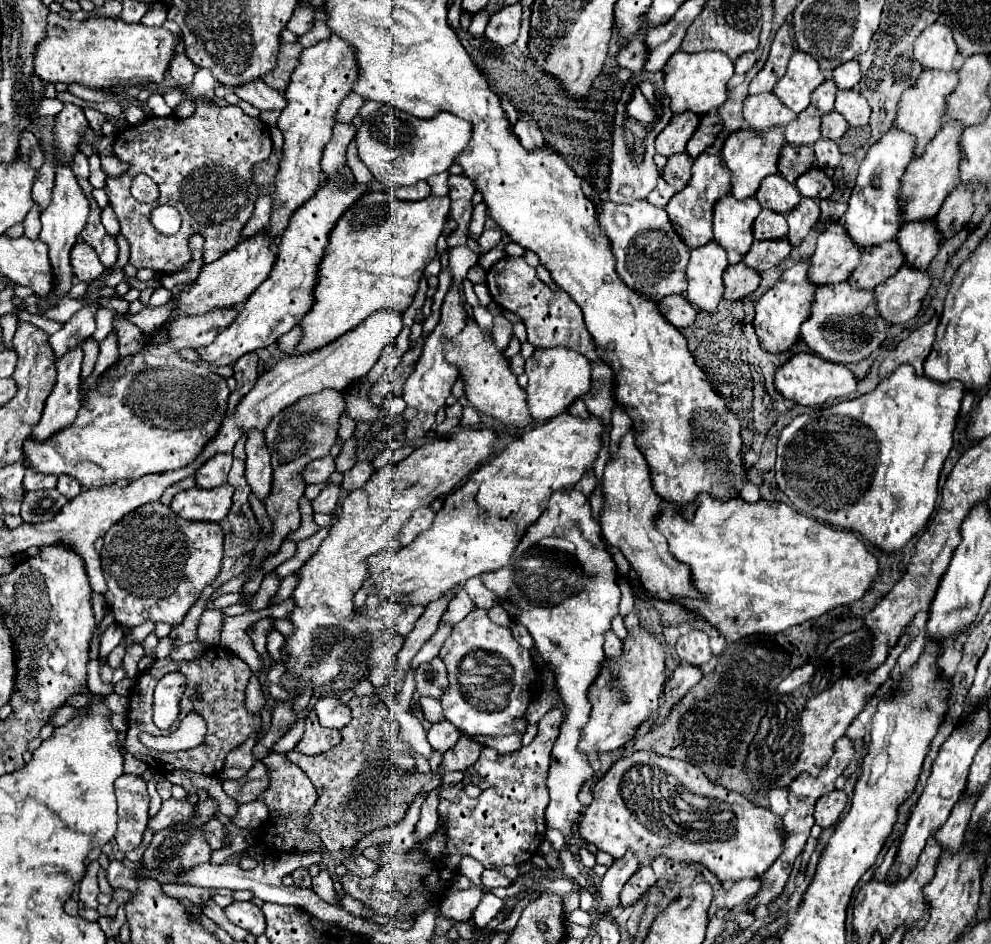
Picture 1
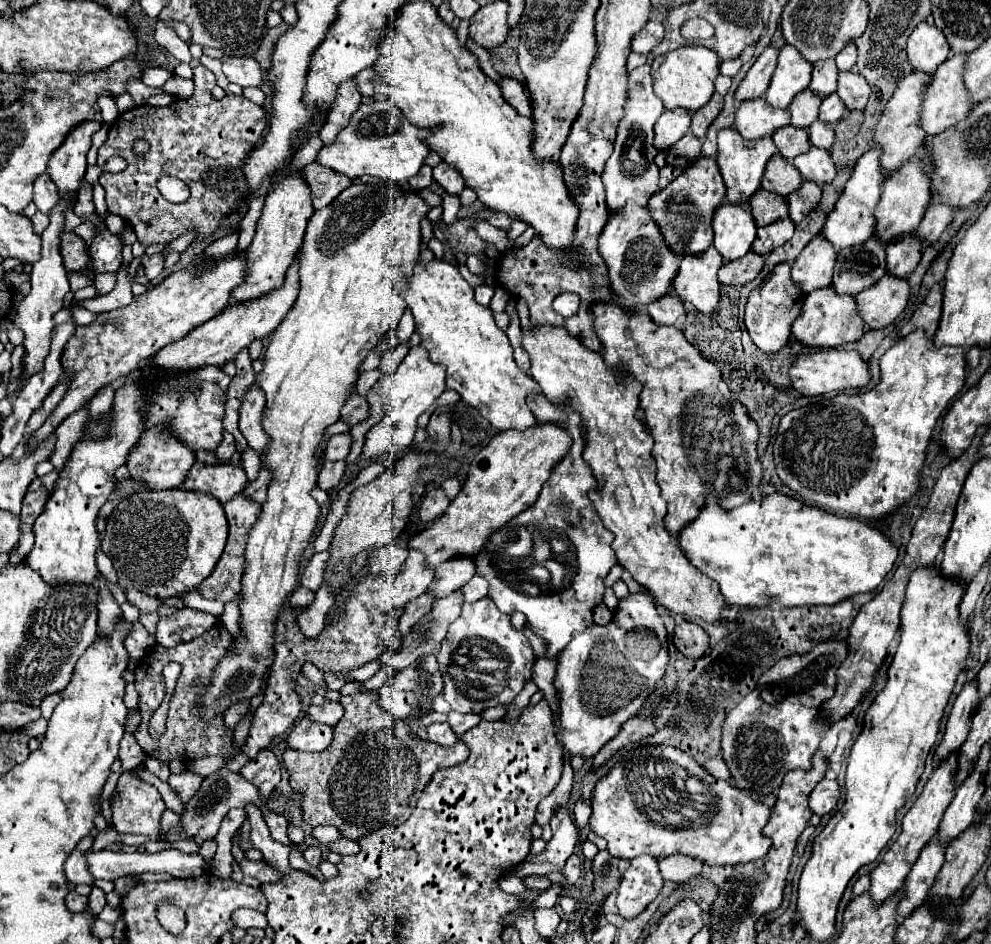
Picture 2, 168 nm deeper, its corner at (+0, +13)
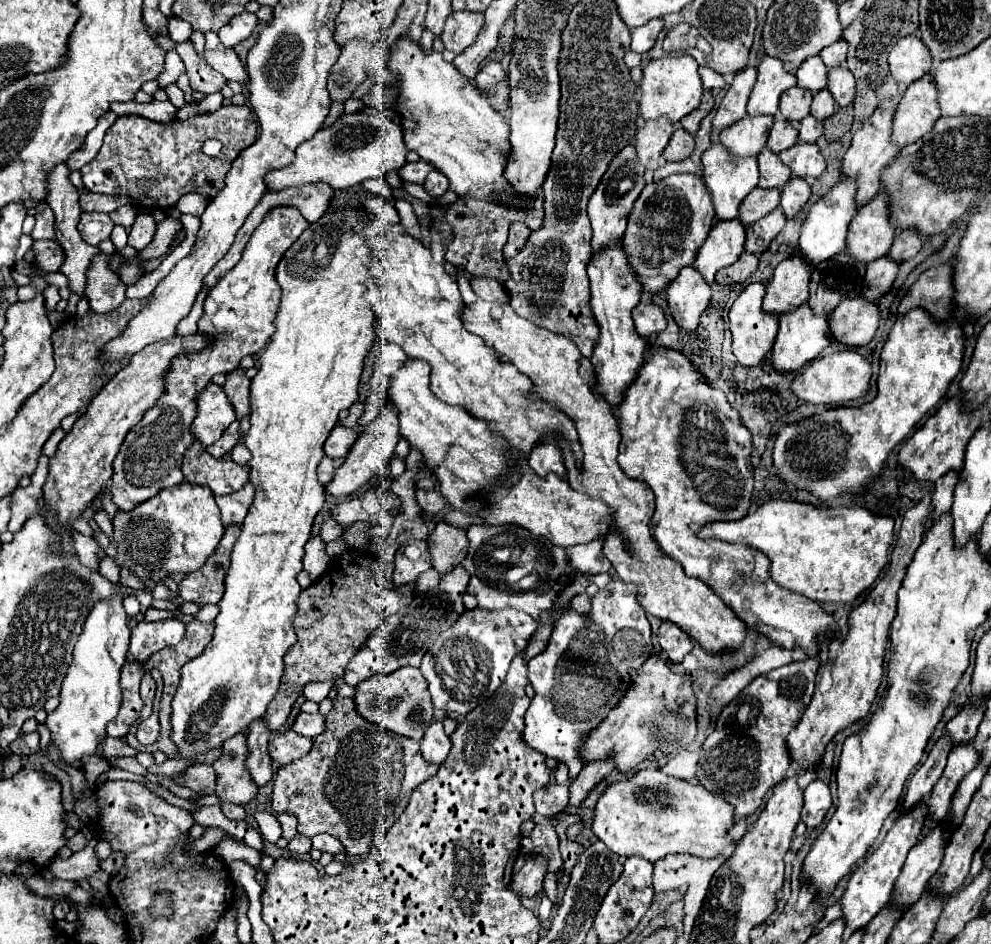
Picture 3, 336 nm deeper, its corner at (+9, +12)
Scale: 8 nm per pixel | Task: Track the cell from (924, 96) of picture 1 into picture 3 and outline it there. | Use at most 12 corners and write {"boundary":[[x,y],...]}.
{"boundary":[[885,100],[863,124],[841,162],[857,182],[855,204],[881,188],[879,172],[899,154],[891,142],[893,108]]}

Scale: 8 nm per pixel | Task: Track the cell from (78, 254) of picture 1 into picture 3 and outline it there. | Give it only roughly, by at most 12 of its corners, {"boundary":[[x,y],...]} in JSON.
{"boundary":[[35,240],[31,250],[43,272],[57,272],[63,264],[61,246]]}

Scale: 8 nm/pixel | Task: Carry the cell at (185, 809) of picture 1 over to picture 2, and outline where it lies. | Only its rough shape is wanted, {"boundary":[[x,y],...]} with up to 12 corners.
{"boundary":[[190,771],[168,779],[170,789],[186,803],[200,789],[202,777]]}

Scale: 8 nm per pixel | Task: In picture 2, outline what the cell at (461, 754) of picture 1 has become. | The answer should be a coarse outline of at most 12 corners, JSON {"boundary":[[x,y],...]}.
{"boundary":[[378,691],[340,697],[324,751],[288,747],[302,817],[358,841],[470,755],[408,739]]}

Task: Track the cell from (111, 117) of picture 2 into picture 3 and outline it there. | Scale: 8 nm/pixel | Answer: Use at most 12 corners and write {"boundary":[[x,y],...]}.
{"boundary":[[169,100],[139,104],[111,104],[117,116],[137,114],[149,120],[171,122],[177,108]]}

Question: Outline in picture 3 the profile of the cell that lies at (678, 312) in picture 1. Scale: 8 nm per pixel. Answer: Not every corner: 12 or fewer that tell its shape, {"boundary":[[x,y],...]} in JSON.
{"boundary":[[653,302],[633,310],[637,334],[647,340],[667,326],[663,310]]}

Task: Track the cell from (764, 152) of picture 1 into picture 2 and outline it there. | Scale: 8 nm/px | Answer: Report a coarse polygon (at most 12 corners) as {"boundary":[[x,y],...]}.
{"boundary":[[718,131],[718,167],[730,203],[760,189],[772,137]]}

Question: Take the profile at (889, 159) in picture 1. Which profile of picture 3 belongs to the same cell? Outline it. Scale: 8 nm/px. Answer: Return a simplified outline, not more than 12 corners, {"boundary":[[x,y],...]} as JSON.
{"boundary":[[853,180],[809,208],[797,250],[811,266],[845,250]]}

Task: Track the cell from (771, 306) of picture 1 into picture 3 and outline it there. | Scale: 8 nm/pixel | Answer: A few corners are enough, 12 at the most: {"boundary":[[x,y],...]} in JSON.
{"boundary":[[749,284],[729,310],[733,354],[761,364],[777,316],[761,312],[765,286]]}

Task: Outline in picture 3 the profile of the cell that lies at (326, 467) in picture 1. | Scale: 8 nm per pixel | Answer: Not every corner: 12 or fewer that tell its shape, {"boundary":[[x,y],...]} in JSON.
{"boundary":[[335,426],[325,440],[329,458],[345,458],[357,440],[353,428]]}

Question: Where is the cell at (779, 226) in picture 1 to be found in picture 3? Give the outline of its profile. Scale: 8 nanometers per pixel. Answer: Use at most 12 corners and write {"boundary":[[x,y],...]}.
{"boundary":[[755,188],[739,206],[743,224],[767,216],[779,206],[777,188]]}

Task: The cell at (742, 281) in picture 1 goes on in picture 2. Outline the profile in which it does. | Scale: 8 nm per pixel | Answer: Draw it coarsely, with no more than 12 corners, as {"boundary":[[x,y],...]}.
{"boundary":[[748,251],[718,271],[722,285],[746,285],[764,267],[764,257]]}

